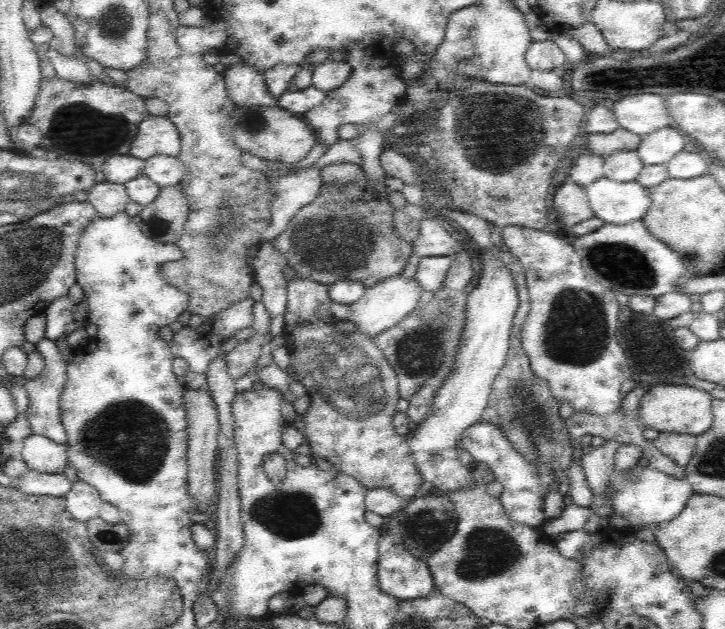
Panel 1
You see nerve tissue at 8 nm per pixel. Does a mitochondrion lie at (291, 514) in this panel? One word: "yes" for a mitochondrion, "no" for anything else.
yes

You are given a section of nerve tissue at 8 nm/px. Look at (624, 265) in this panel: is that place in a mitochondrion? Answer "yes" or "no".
yes

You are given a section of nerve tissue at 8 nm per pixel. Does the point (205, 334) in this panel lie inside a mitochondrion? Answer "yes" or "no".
no

